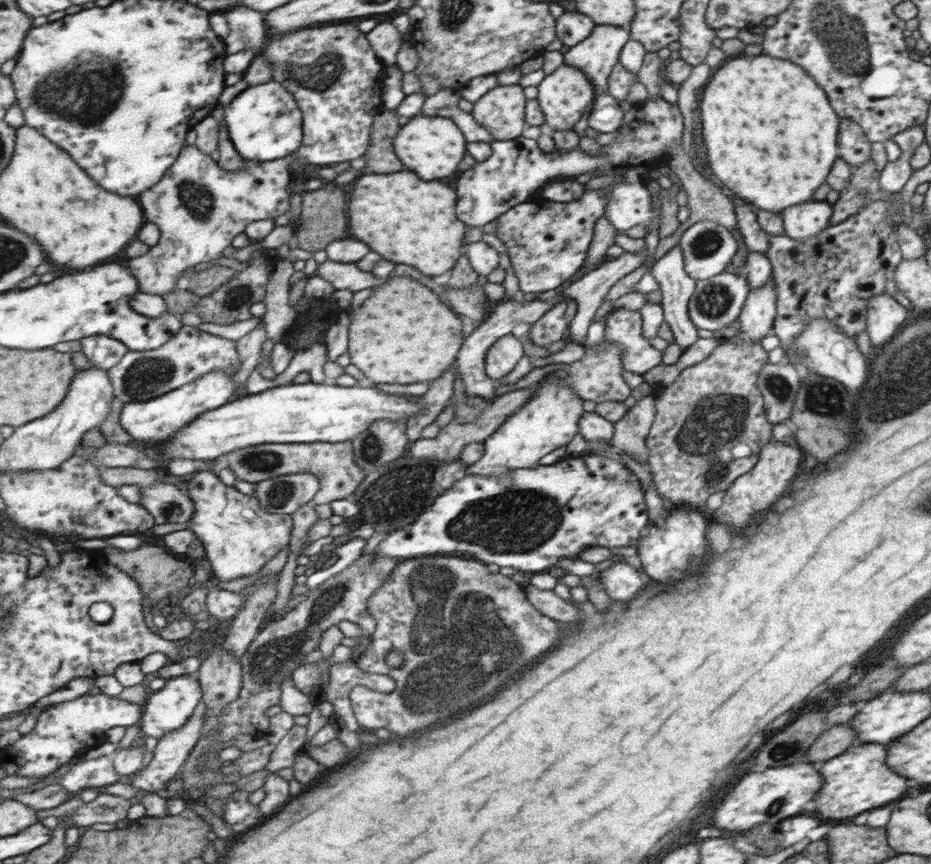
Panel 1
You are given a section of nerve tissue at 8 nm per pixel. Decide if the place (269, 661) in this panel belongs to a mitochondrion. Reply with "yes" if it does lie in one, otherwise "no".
yes

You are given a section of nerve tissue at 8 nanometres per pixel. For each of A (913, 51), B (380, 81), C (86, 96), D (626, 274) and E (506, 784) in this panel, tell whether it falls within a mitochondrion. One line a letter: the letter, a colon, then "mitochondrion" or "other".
A: other
B: other
C: mitochondrion
D: other
E: other

